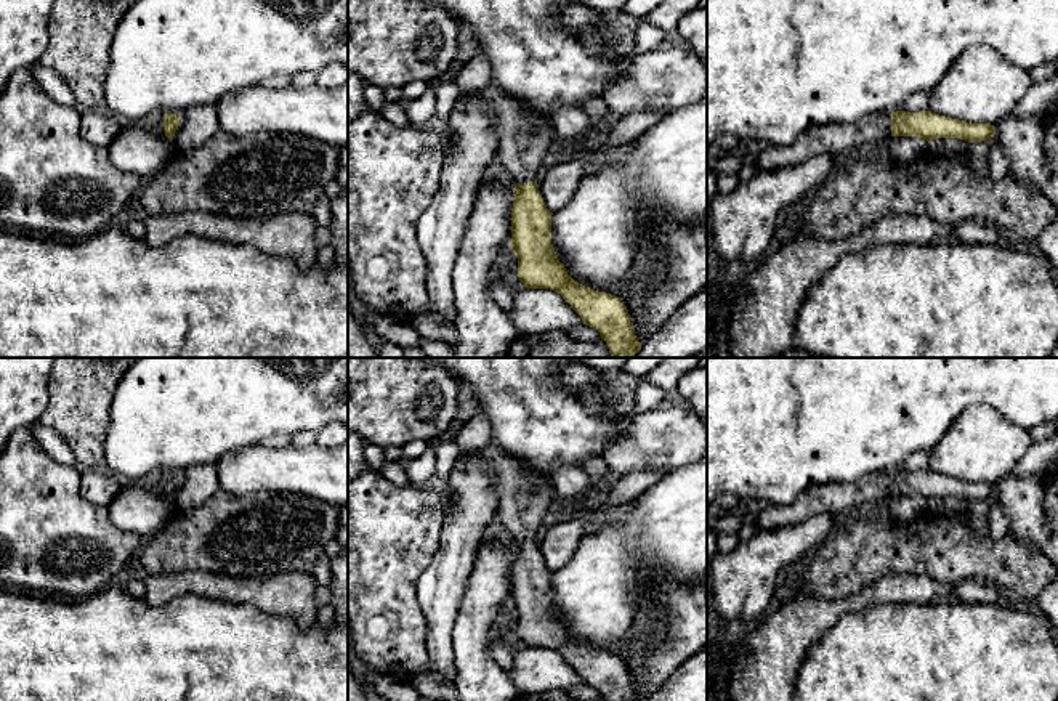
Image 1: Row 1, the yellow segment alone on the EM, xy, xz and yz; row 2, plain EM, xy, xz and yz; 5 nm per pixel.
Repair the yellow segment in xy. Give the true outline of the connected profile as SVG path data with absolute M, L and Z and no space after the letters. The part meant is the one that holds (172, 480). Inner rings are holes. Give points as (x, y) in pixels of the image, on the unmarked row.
M164 473L164 475L155 475L149 480L149 483L152 484L152 488L167 497L175 496L178 486L180 486L180 476L176 473Z

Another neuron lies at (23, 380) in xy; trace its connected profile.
M0 358L0 452L21 427L34 427L48 404L53 358Z

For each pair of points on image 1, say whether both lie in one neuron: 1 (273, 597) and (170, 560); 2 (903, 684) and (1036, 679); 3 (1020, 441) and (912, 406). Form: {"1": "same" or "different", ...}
{"1": "different", "2": "same", "3": "different"}

